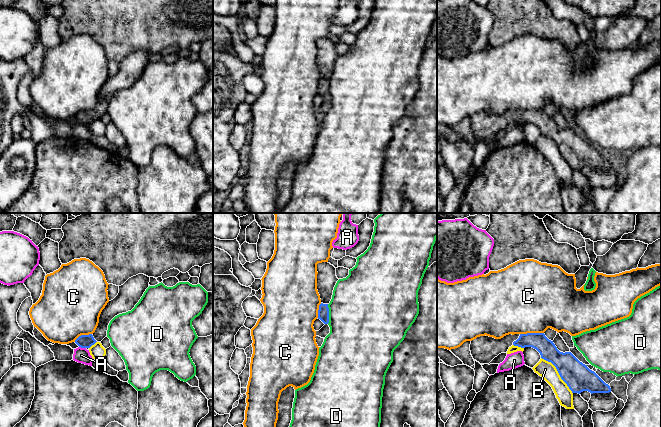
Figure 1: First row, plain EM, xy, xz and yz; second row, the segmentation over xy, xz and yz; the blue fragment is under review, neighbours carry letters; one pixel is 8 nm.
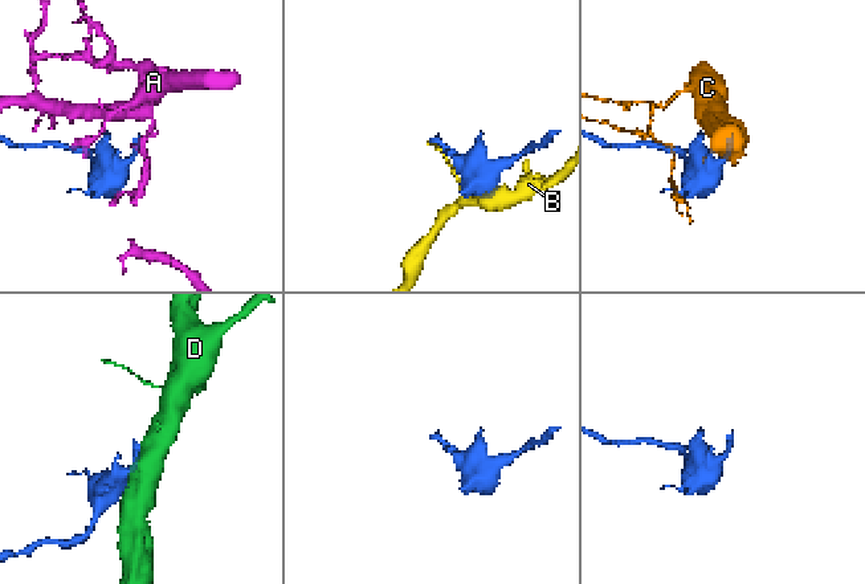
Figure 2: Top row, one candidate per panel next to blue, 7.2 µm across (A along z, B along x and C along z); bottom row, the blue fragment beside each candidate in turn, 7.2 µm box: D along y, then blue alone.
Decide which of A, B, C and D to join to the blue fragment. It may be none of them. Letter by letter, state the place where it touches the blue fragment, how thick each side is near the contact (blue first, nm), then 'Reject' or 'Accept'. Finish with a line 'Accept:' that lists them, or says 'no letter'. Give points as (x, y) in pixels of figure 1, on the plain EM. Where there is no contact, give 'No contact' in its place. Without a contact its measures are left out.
A: Touches blue at xy (82, 123). Thickness 110 nm (blue) against 130 nm. Reject
B: Touches blue at yz (558, 148). Thickness 220 nm (blue) against 140 nm. Reject
C: Touches blue at yz (531, 109). Thickness 140 nm (blue) against 500 nm. Reject
D: Touches blue at xz (328, 90). Thickness 100 nm (blue) against 500 nm. Reject
Accept: no letter

